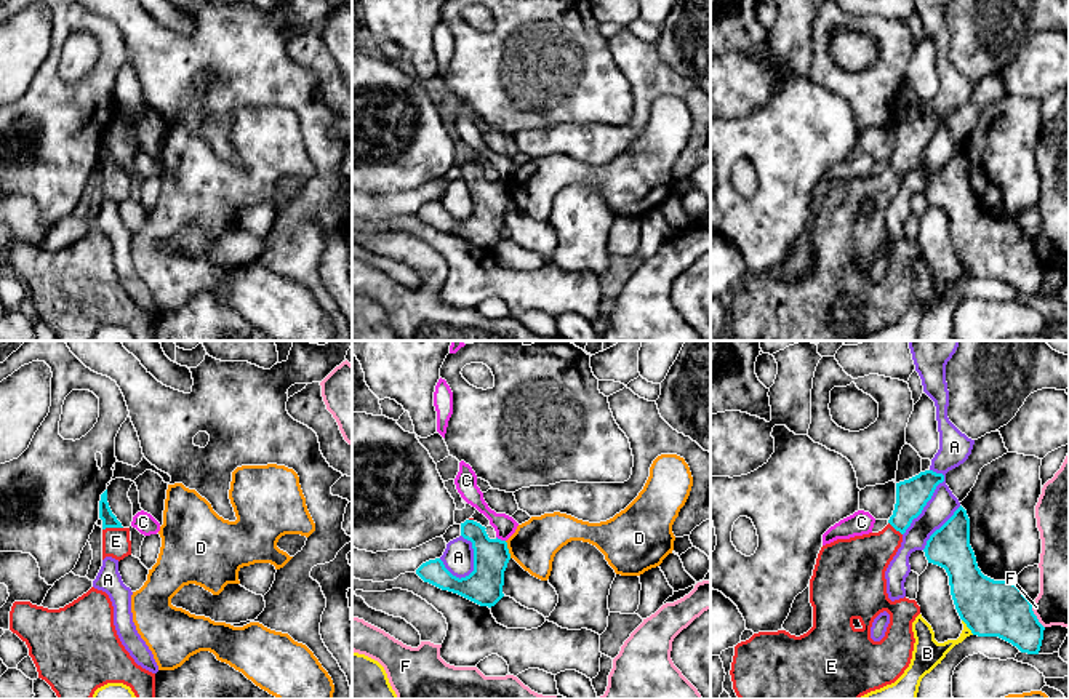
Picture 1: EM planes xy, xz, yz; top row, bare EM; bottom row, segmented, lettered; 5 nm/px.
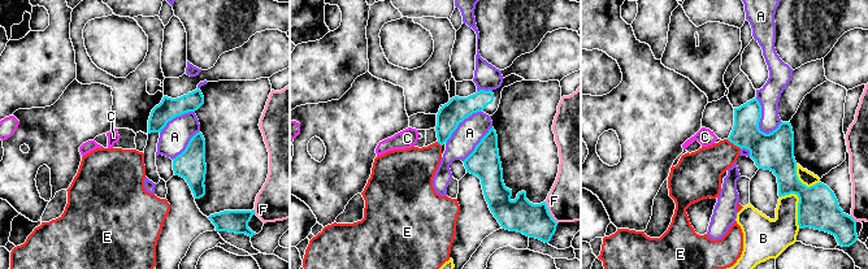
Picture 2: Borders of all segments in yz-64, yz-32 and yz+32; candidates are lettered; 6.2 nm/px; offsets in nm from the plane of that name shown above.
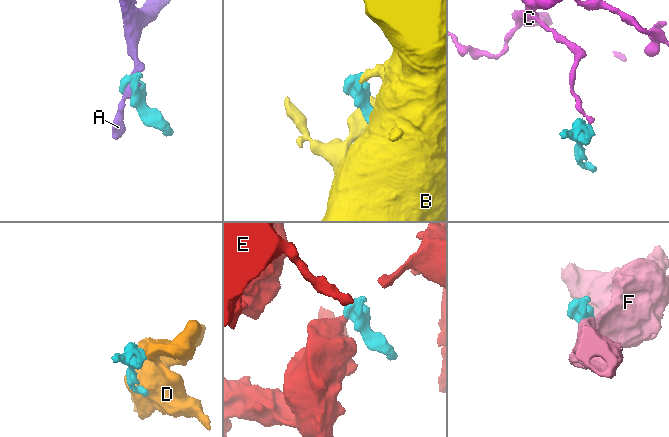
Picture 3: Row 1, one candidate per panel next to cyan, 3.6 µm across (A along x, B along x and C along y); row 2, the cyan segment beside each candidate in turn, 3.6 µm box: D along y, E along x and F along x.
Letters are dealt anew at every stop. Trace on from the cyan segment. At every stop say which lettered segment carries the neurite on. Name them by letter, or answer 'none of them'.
E

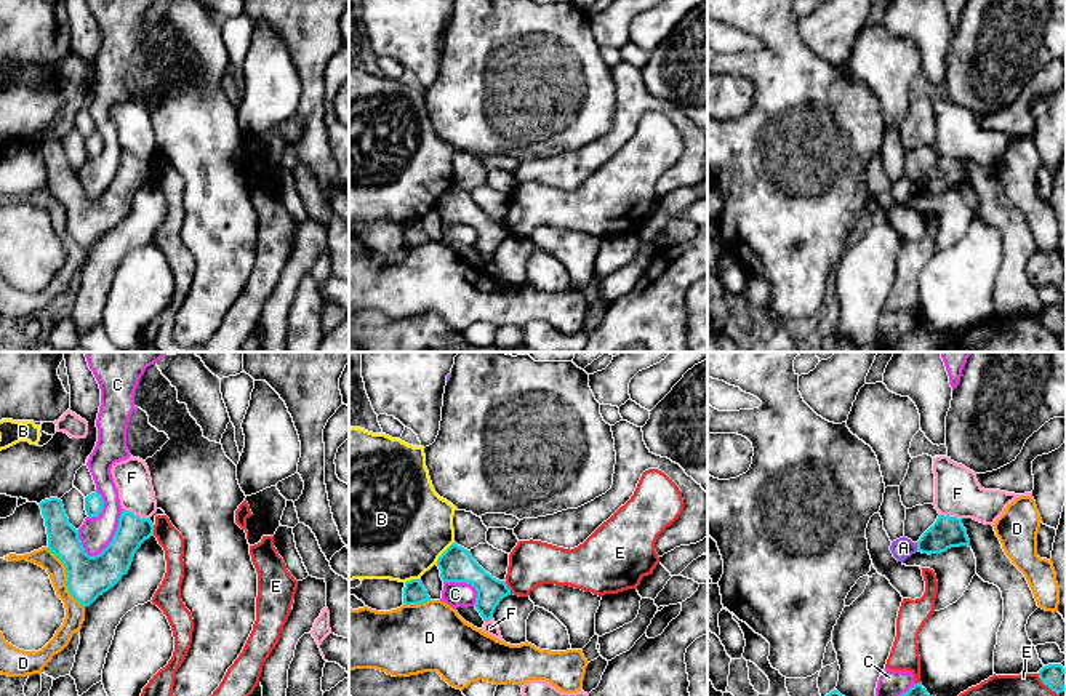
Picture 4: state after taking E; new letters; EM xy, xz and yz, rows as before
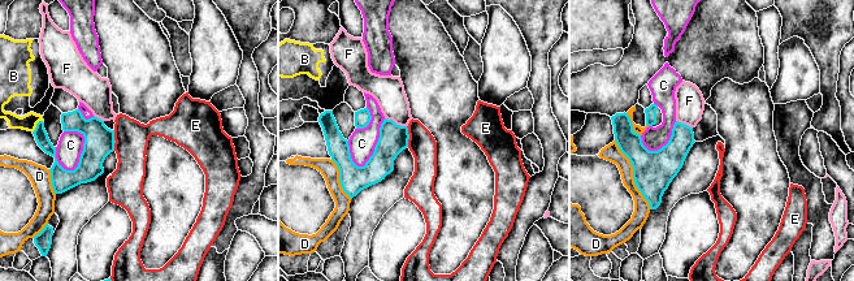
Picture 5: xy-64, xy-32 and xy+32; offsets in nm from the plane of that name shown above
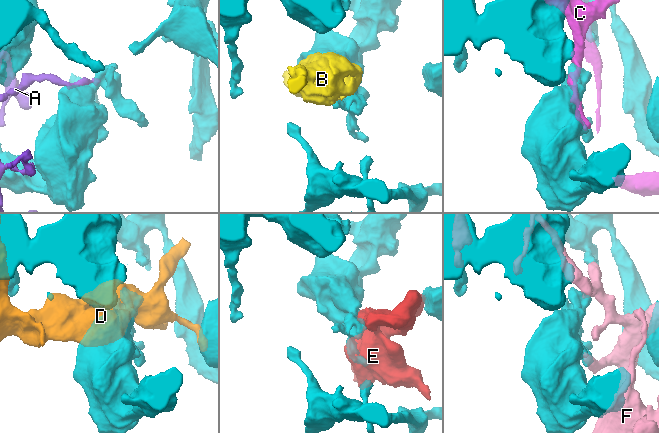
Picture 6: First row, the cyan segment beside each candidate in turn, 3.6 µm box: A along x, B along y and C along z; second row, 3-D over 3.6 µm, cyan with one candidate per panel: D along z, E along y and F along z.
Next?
none of them

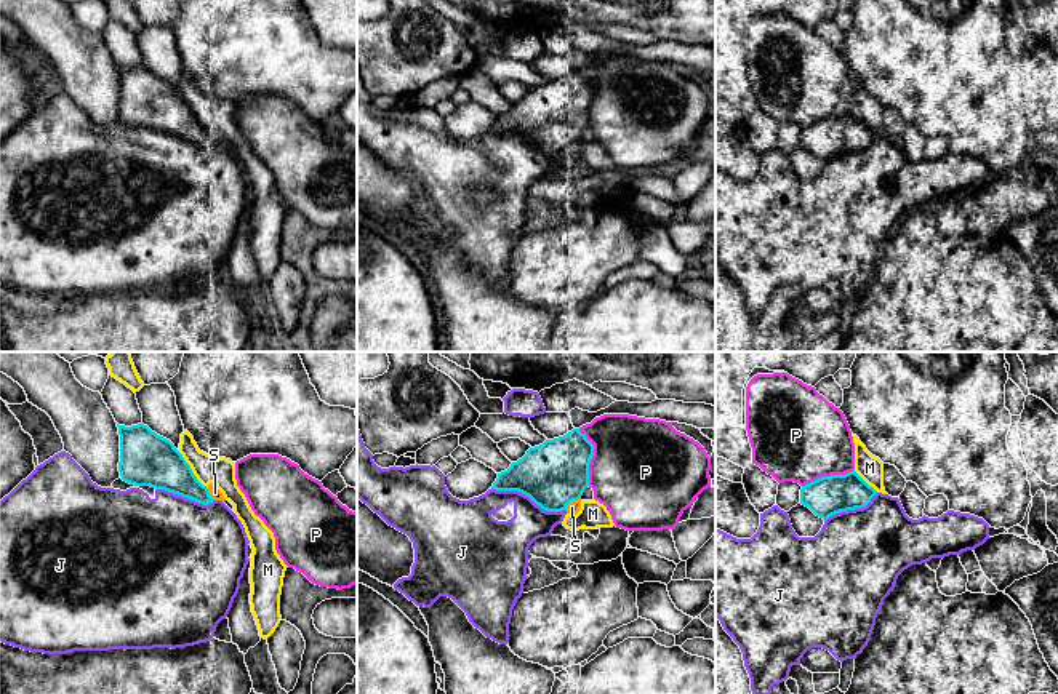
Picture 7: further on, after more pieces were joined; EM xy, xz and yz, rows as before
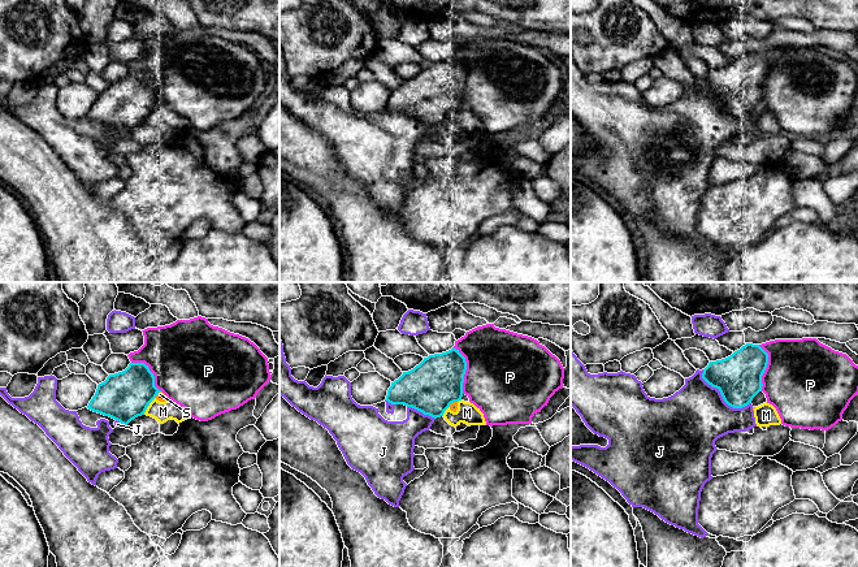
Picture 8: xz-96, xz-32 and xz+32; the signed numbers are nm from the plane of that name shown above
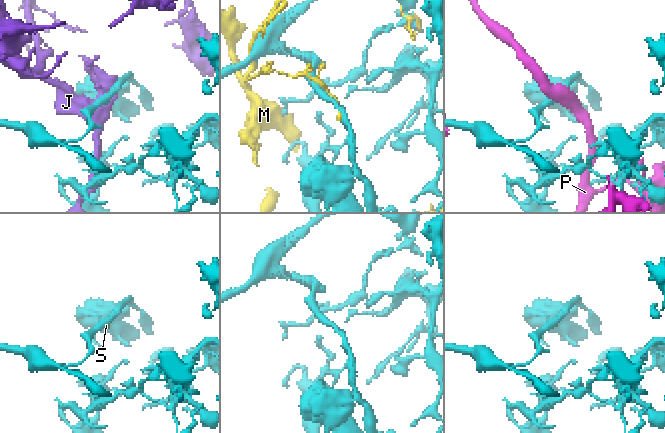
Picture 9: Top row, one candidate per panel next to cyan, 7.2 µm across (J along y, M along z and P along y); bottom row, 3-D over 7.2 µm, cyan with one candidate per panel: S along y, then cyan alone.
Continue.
none of them

